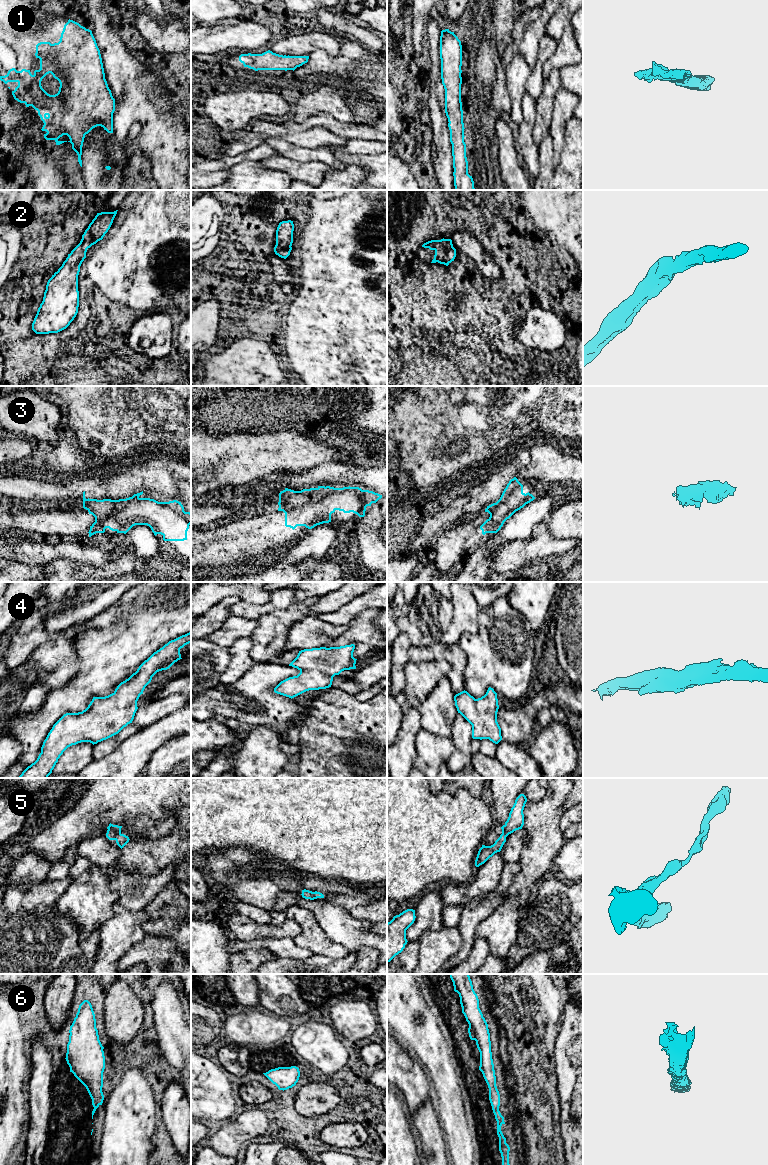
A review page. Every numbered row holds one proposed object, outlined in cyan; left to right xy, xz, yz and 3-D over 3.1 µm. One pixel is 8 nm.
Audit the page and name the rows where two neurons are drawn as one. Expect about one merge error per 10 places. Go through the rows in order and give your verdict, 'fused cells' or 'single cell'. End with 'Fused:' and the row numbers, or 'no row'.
1: single cell
2: single cell
3: single cell
4: single cell
5: single cell
6: single cell
Fused: no row

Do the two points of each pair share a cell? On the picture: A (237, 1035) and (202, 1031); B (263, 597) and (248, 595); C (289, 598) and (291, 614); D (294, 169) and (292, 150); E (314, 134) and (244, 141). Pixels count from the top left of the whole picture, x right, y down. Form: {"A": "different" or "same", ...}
{"A": "different", "B": "same", "C": "different", "D": "different", "E": "same"}

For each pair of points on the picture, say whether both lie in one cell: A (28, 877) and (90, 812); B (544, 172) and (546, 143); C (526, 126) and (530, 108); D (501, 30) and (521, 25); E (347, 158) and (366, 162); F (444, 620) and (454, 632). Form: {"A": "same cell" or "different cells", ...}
{"A": "different cells", "B": "same cell", "C": "same cell", "D": "different cells", "E": "same cell", "F": "different cells"}

